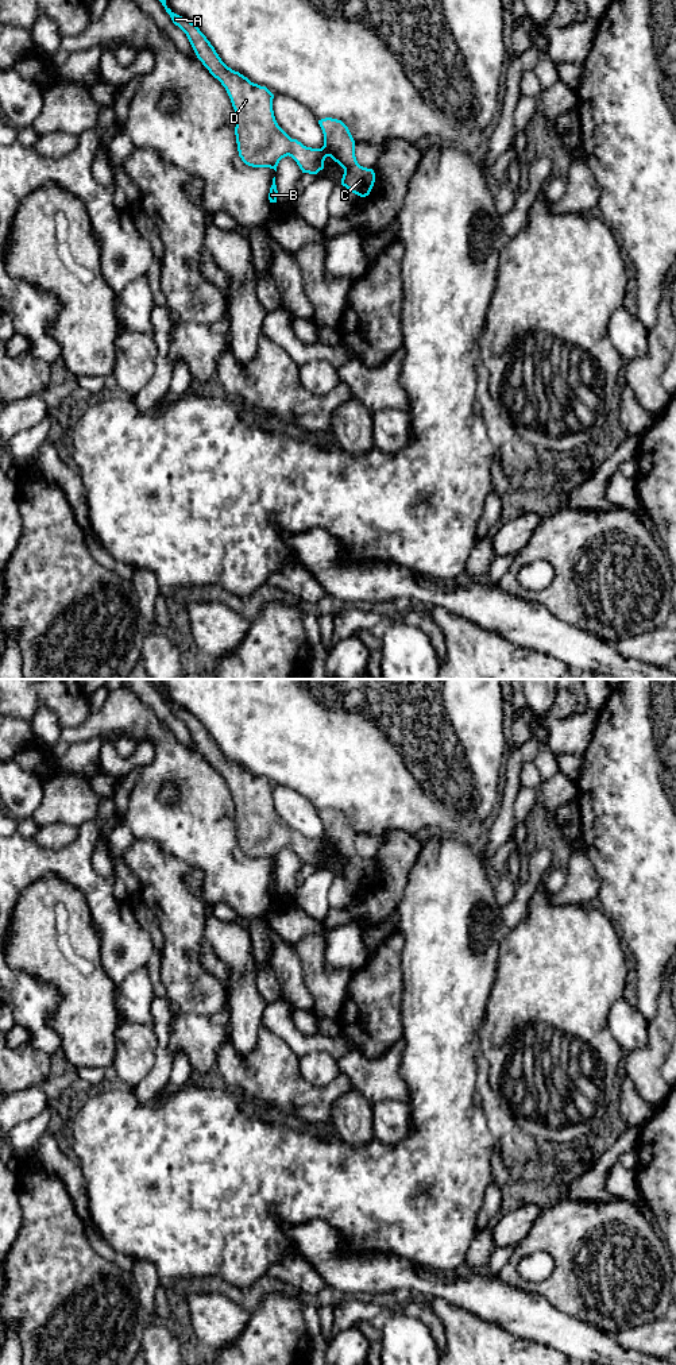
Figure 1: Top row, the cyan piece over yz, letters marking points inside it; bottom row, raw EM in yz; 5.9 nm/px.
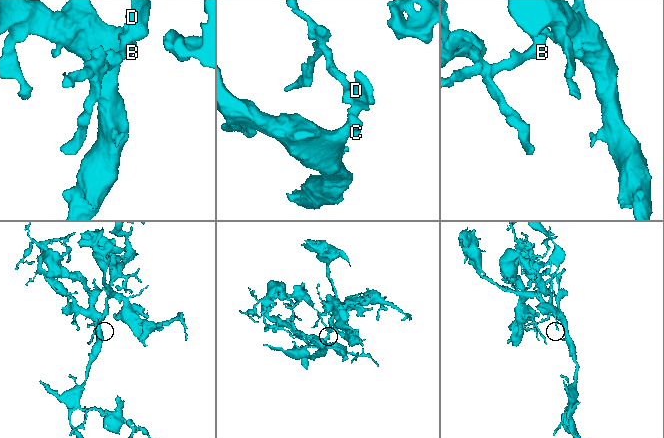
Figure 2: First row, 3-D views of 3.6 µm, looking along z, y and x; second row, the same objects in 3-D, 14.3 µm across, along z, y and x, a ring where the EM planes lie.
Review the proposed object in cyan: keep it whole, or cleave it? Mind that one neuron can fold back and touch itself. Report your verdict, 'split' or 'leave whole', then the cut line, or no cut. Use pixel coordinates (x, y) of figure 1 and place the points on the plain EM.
leave whole; cut none

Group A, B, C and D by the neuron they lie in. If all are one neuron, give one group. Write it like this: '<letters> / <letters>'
A B C D

